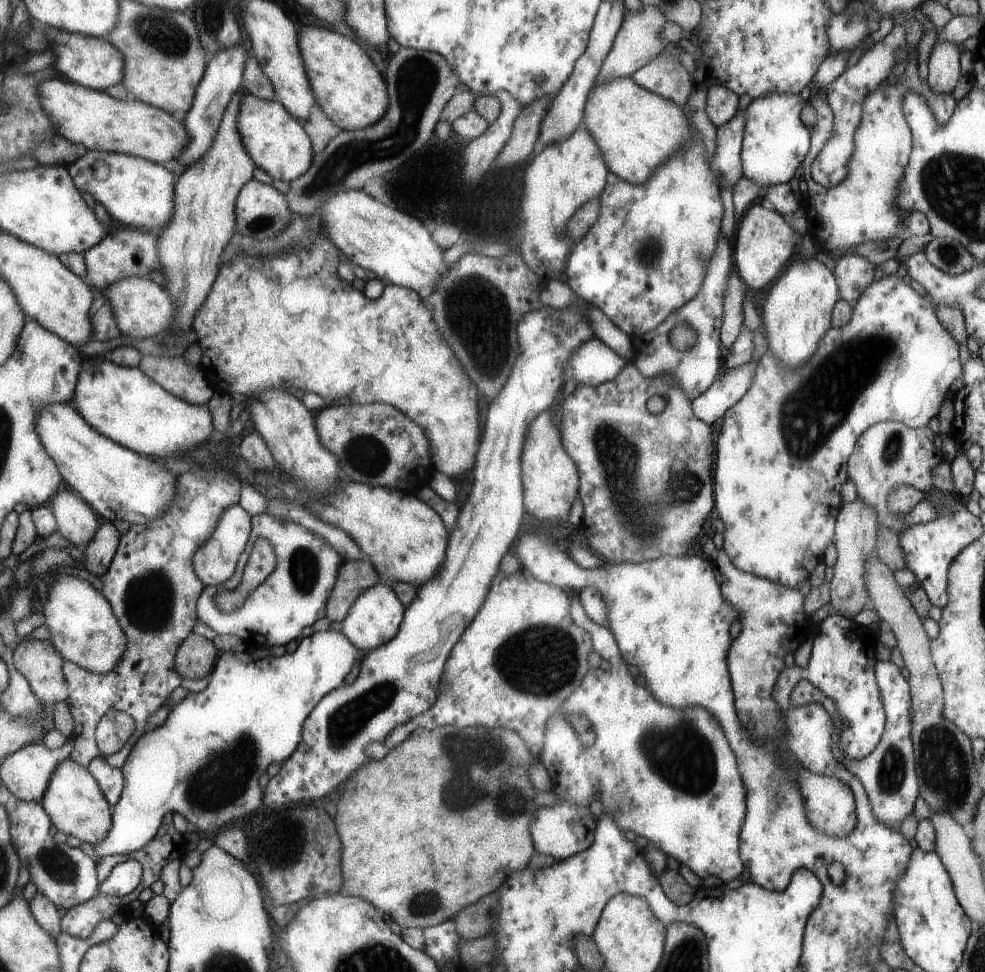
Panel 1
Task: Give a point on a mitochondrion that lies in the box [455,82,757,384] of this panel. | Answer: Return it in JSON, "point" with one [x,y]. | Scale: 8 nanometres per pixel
{"point":[648,251]}

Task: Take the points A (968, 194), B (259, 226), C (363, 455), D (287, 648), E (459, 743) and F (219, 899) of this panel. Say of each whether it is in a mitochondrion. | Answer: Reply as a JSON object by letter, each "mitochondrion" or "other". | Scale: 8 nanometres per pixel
{"A":"mitochondrion","B":"mitochondrion","C":"mitochondrion","D":"other","E":"mitochondrion","F":"other"}

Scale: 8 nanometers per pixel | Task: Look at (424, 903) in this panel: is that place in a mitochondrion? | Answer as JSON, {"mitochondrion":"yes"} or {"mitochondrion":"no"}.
{"mitochondrion":"yes"}

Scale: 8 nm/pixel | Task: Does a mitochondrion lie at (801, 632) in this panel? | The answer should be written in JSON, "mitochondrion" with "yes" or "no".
{"mitochondrion":"no"}

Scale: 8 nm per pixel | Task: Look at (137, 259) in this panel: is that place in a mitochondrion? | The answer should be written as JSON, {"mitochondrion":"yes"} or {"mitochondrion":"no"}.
{"mitochondrion":"no"}

